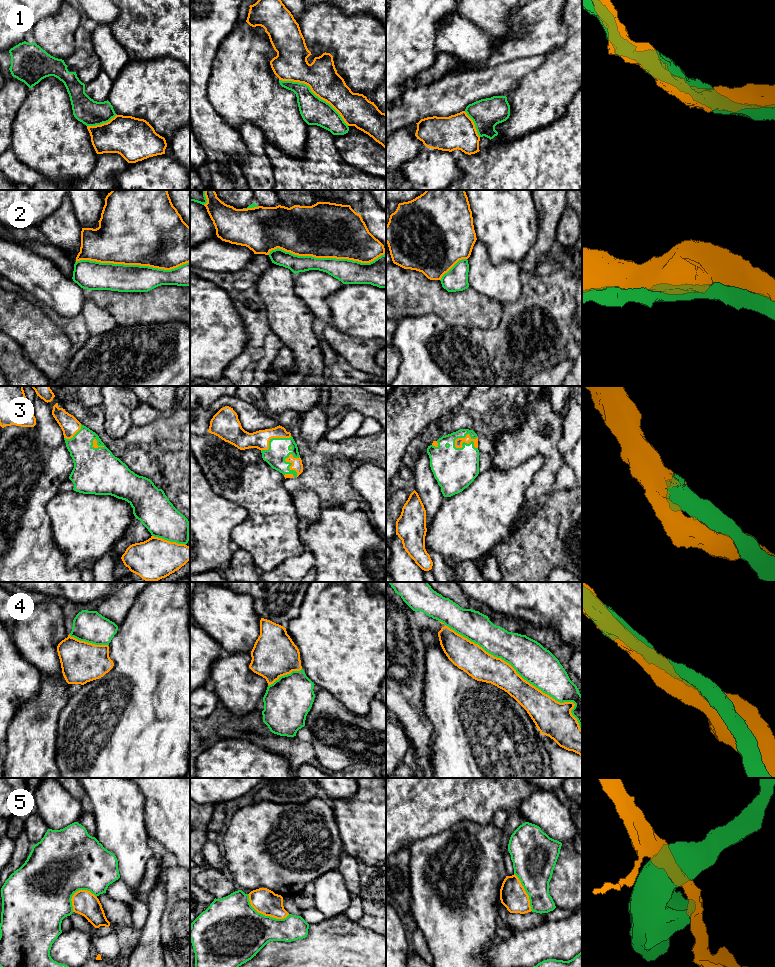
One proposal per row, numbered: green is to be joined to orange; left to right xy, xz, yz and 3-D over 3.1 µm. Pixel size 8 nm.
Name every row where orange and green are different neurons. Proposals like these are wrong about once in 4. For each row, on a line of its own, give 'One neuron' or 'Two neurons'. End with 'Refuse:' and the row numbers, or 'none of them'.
1: One neuron
2: One neuron
3: One neuron
4: One neuron
5: Two neurons
Refuse: 5

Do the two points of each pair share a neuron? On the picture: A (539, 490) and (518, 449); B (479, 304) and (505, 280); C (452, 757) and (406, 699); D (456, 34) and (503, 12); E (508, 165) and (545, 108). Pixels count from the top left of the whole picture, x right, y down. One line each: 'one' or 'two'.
A: one
B: two
C: two
D: one
E: two

